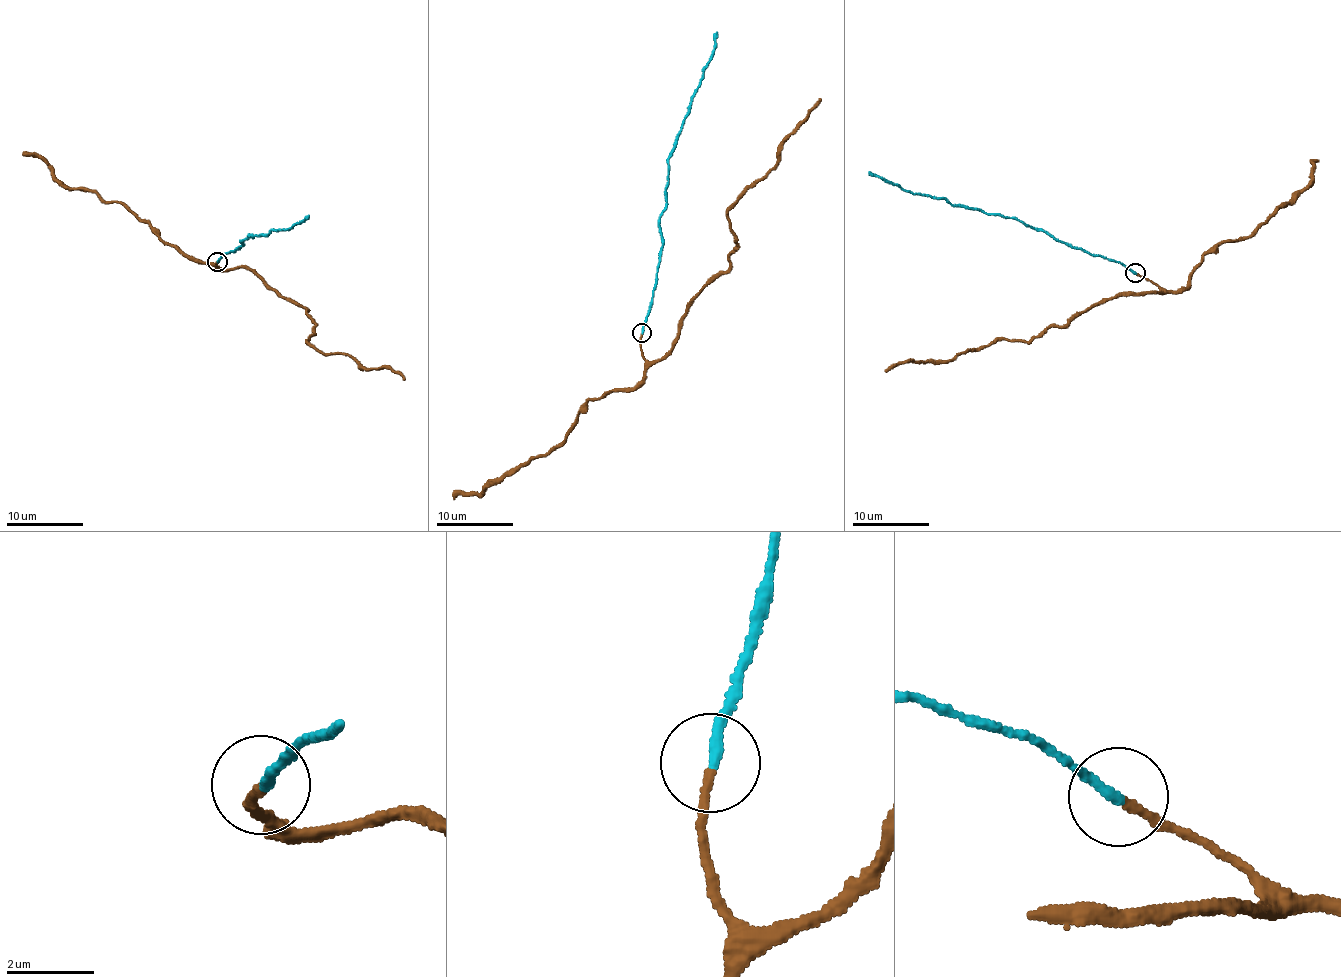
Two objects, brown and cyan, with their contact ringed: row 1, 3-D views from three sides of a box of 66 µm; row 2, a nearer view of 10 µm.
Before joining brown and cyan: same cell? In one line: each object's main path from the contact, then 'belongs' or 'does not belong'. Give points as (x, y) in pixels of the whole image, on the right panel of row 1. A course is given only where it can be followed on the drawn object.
course brown (1136, 273), (1161, 293), (1103, 299), (1029, 340), (995, 338), (952, 359), (909, 361), (885, 371); course cyan (1136, 273), (1019, 221), (901, 189), (869, 172); belongs

